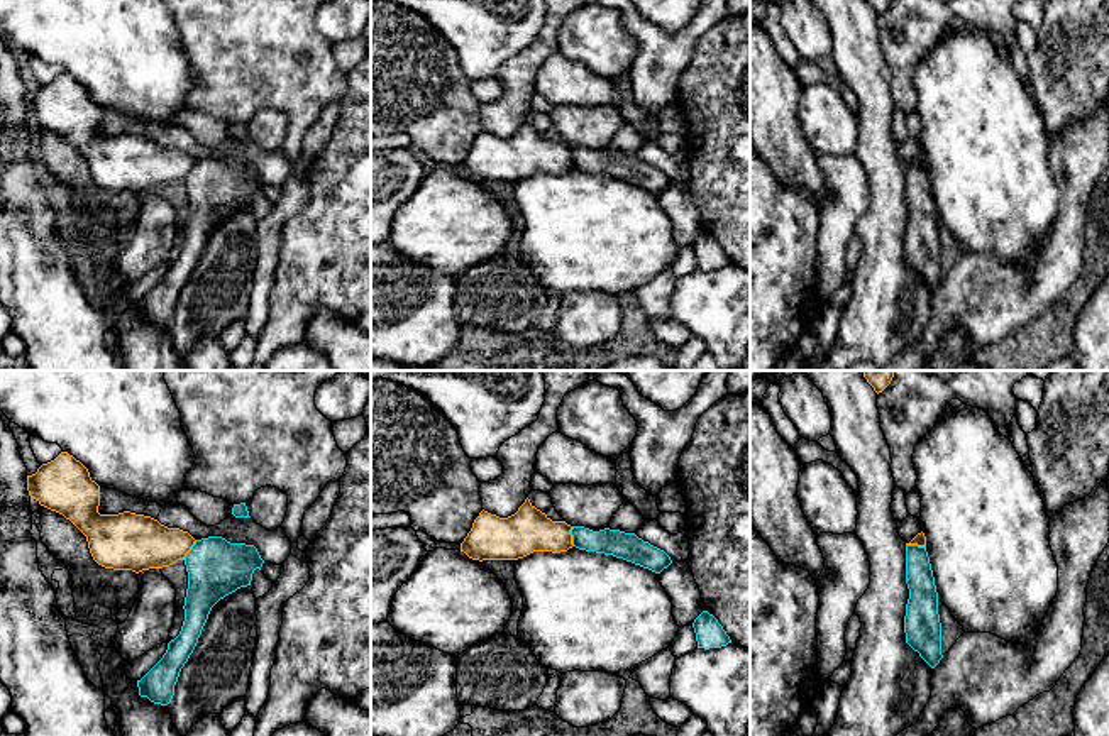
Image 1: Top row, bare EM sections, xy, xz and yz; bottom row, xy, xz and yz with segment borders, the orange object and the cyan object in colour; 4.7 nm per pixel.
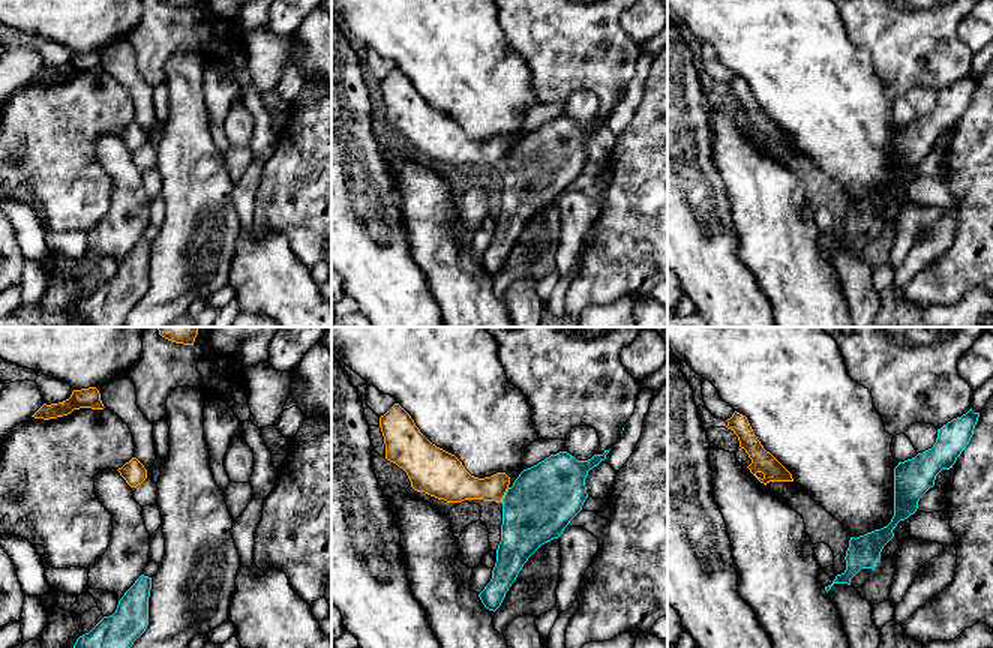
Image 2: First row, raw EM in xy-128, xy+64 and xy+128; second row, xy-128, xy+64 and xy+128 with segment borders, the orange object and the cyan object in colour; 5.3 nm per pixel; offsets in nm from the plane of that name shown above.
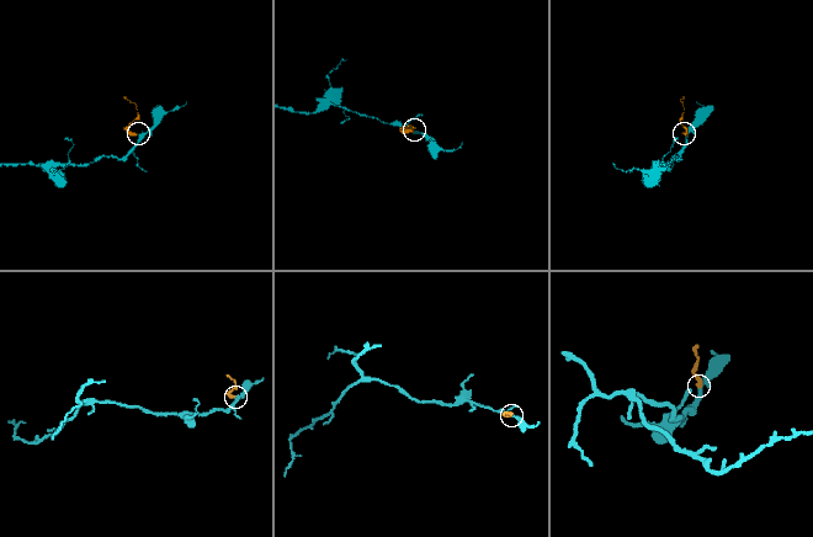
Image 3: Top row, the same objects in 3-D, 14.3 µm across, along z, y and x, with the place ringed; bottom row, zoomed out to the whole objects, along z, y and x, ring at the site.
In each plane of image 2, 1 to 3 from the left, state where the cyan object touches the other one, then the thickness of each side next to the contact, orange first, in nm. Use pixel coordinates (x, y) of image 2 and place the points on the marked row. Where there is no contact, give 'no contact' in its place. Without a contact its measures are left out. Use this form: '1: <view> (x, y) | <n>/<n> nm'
1: no contact
2: xy+64 (504, 494) | 170/360 nm
3: no contact

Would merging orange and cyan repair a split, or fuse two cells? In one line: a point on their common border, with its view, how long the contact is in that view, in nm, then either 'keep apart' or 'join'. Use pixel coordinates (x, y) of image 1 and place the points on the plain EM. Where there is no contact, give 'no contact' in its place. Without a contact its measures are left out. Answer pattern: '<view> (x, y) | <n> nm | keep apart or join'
xy (190, 170) | 120 nm | keep apart

